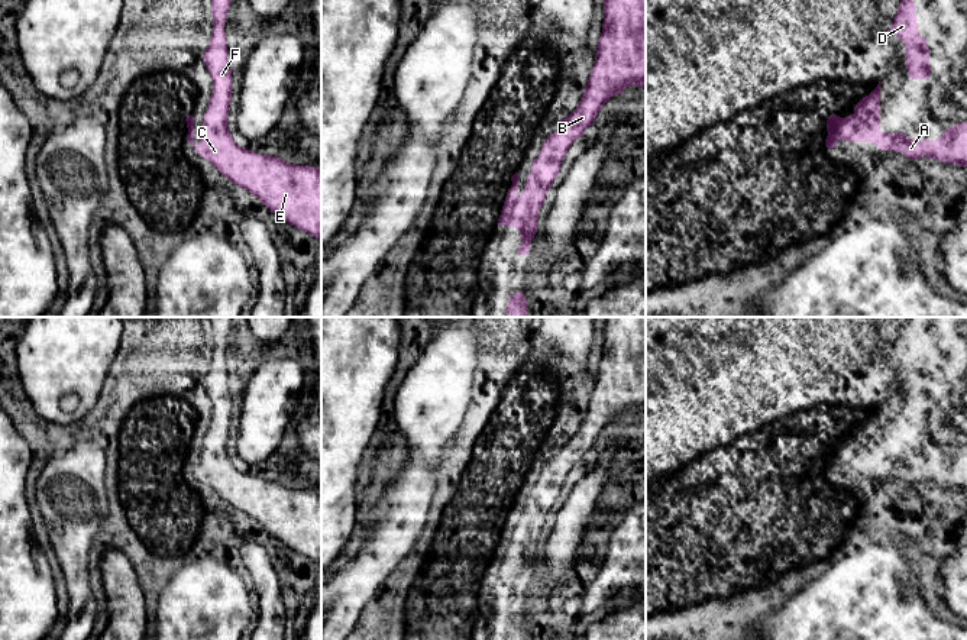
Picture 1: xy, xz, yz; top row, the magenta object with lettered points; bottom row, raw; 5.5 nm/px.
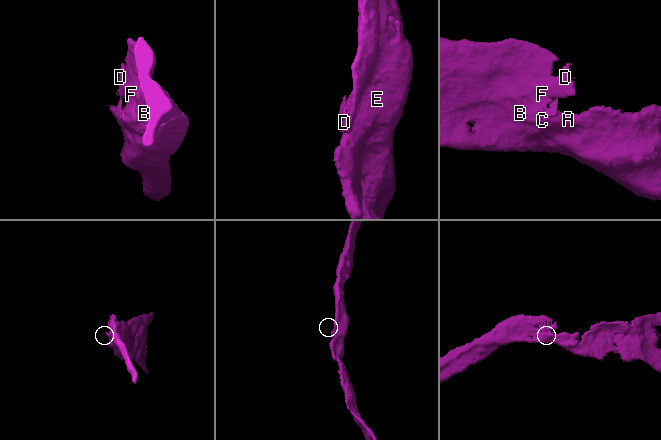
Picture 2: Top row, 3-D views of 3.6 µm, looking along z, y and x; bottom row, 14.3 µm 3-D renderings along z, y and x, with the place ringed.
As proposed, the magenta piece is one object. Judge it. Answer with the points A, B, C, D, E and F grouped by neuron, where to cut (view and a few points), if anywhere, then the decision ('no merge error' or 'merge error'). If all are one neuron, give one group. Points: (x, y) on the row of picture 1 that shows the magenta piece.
A B C D E F; no cut; no merge error

